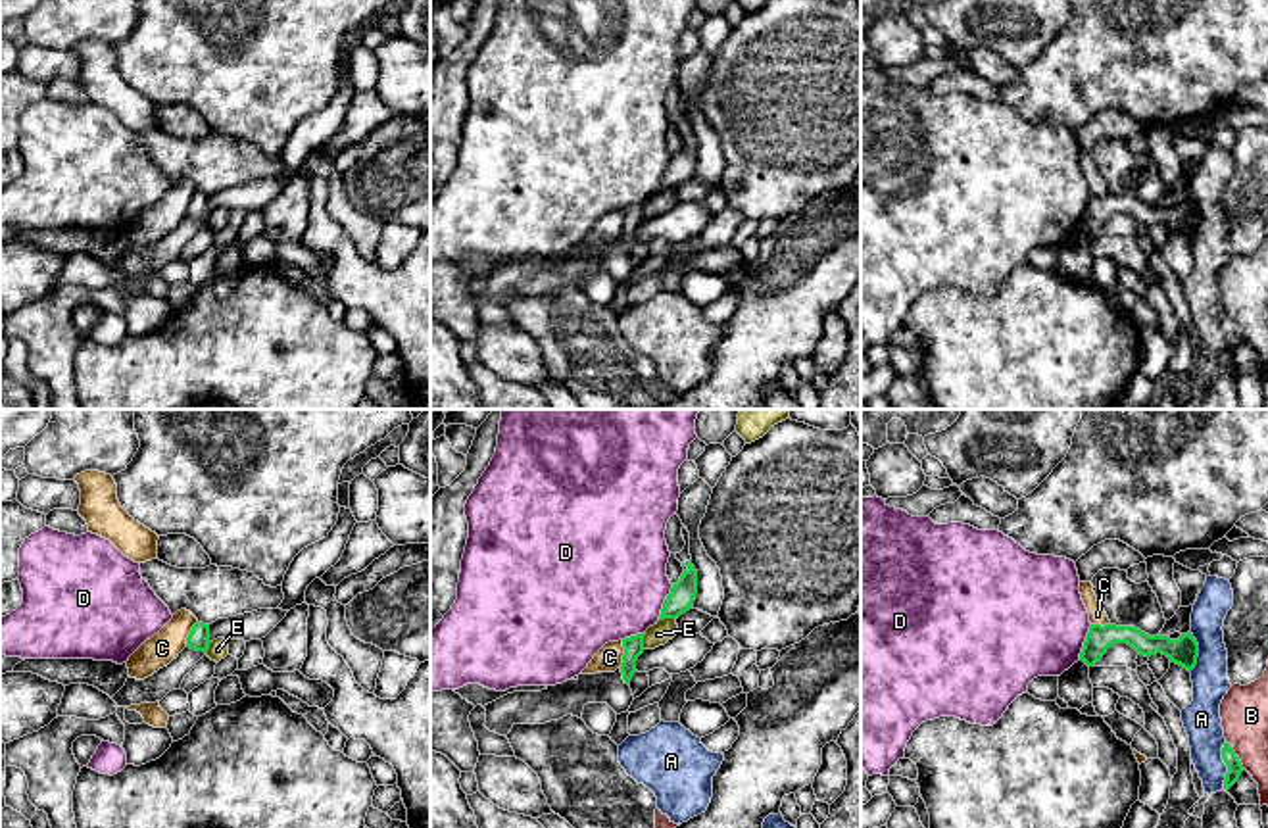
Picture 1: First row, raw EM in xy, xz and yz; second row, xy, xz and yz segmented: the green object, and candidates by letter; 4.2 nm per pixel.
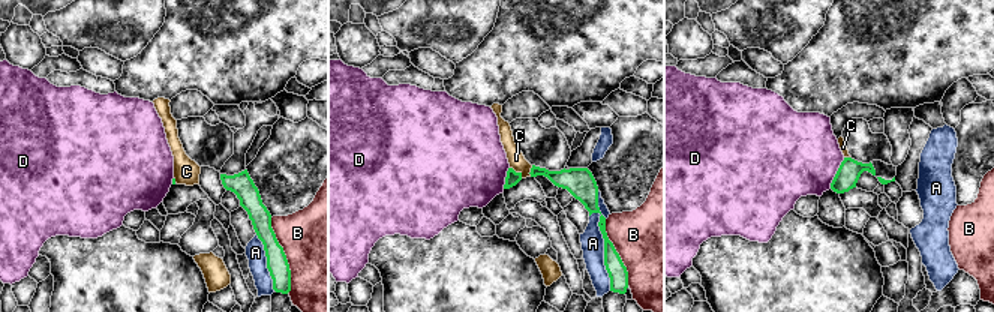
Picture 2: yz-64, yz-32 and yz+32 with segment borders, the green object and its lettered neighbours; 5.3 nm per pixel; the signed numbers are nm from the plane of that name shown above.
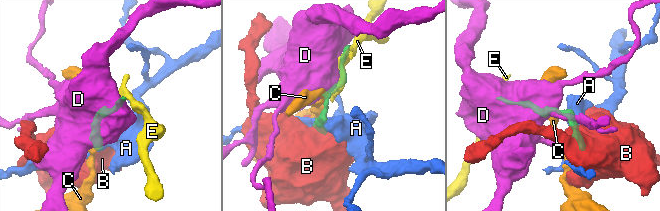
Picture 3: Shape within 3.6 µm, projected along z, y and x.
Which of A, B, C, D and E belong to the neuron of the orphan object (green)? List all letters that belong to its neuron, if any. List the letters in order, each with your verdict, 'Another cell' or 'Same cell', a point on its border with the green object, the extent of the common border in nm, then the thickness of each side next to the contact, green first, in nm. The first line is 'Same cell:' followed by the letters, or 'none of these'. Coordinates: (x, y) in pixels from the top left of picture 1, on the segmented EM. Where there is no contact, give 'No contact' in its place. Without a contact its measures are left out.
Same cell: E
A: Another cell. Touches green at yz (1226, 765). Shared border 200 nm. Thickness 70 nm (green) against 160 nm
B: Another cell. Touches green at yz (1236, 755). Shared border 150 nm. Thickness 70 nm (green) against 200 nm
C: Another cell. Touches green at xz (625, 654). Shared border 120 nm. Thickness 80 nm (green) against 110 nm
D: Another cell. Touches green at xz (663, 604). Shared border 190 nm. Thickness 110 nm (green) against 480 nm
E: Same cell. Touches green at xz (665, 617). Shared border 90 nm. Thickness 110 nm (green) against 90 nm

